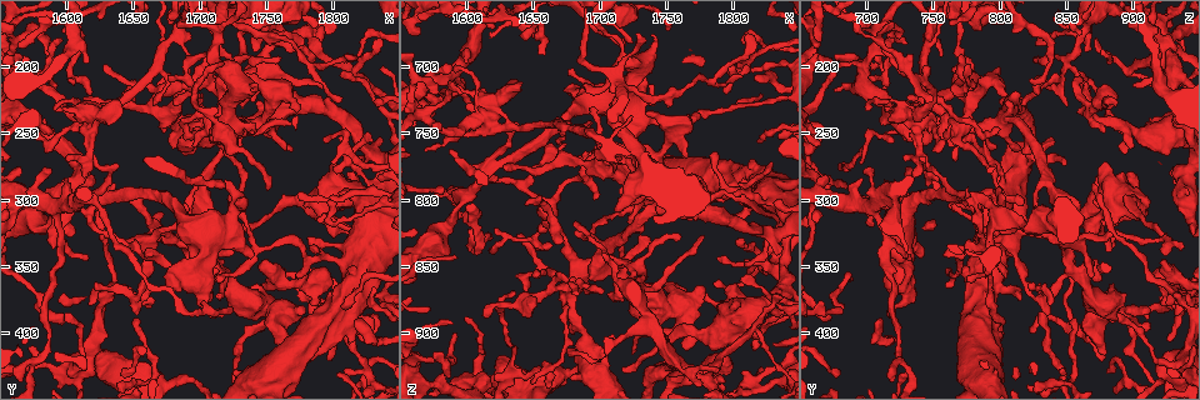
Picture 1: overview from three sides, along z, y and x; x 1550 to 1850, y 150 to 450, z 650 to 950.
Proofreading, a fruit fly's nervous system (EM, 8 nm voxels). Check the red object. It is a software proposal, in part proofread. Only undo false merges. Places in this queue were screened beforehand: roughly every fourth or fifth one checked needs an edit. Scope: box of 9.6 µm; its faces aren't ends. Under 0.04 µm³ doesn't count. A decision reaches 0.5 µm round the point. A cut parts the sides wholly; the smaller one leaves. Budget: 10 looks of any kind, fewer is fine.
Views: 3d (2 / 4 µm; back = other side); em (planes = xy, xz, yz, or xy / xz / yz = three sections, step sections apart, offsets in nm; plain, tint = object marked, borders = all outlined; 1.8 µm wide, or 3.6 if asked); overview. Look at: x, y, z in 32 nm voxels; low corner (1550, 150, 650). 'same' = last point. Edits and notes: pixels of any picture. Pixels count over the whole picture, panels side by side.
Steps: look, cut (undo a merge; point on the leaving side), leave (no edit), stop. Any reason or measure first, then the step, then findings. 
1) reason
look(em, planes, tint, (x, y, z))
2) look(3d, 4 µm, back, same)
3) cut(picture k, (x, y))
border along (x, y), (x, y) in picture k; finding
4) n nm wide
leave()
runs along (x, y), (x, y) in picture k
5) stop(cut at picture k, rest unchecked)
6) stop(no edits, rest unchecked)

abrupt turn
look(em, 3.6 µm, planes, tint, (1620, 240, 740))

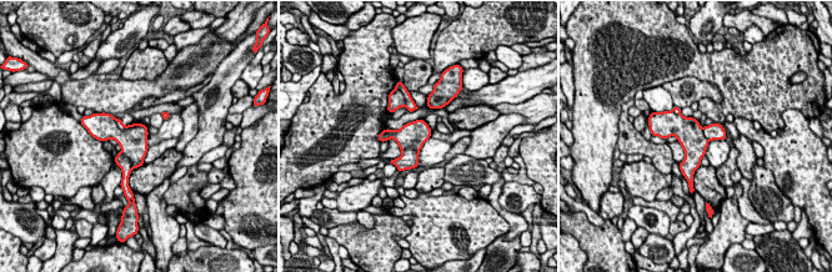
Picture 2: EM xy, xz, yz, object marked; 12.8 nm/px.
360 nm wide
cut(picture 2, (119, 122))
a second cell is stuck on

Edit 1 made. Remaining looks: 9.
see it whole again
look(overview)

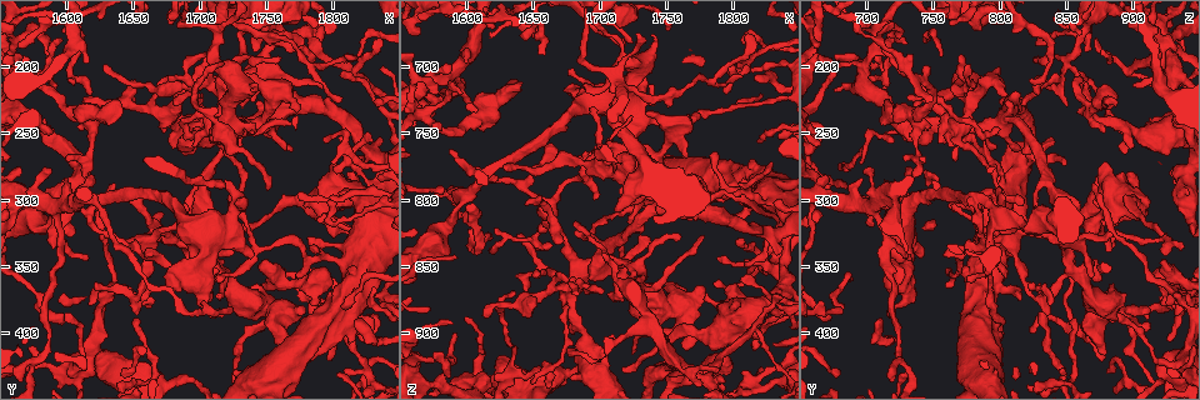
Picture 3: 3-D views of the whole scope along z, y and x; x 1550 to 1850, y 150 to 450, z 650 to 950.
arms part here
look(3d, 2 µm, (1716, 198, 698))

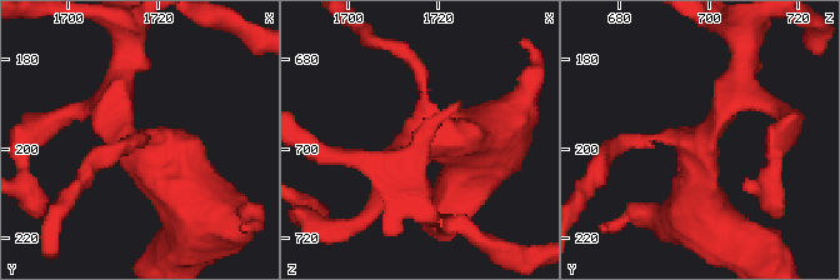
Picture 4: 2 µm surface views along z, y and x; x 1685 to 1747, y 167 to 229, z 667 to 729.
3 arms; now the EM
look(em, 3.6 µm, planes, borders, (1715, 201, 698))

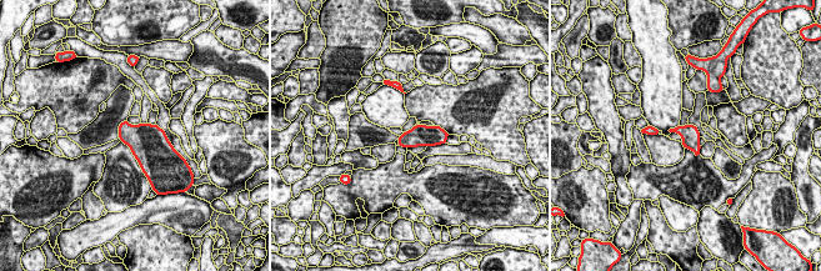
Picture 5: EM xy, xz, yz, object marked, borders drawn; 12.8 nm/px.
leave()
all the same cell

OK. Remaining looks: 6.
a fork
look(em, planes, tint, (1616, 300, 780))

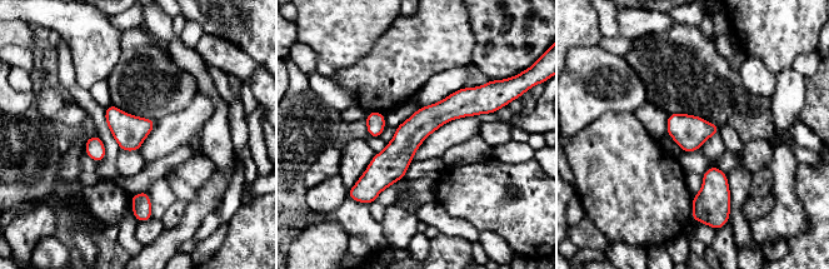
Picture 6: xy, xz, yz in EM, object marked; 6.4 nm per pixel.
190 nm wide
leave()
runs along (487, 110), (434, 115), (359, 184) in picture 6; continuous, no second cell

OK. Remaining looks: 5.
sudden change in width
look(em, planes, tint, (1778, 174, 932))

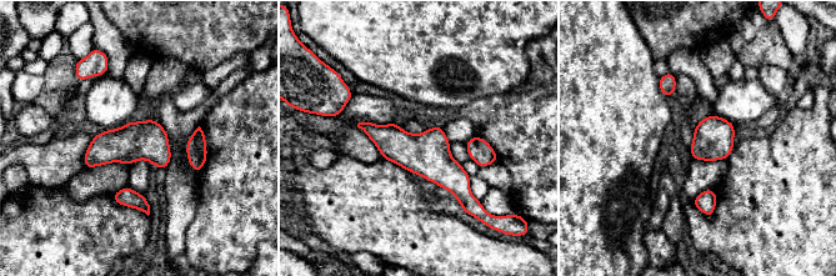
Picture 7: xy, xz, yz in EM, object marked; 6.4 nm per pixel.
260 nm wide
leave()
continuous, no second cell

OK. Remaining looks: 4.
stop(cut at picture 2, rest unchecked)

